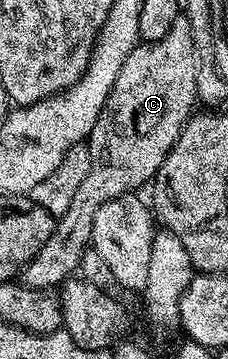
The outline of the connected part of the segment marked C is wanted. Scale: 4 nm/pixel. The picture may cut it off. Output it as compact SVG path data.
M179 16L171 24L170 31L161 39L142 41L131 52L131 56L123 60L123 68L99 112L99 120L95 120L95 128L89 133L87 139L93 161L91 172L87 172L87 180L83 180L83 185L75 191L71 208L67 208L67 212L56 219L53 234L47 240L47 244L39 248L37 255L21 271L19 275L21 285L30 286L36 290L52 291L78 273L81 257L85 255L86 250L90 249L93 240L95 212L99 212L99 208L107 204L107 200L115 200L124 194L140 191L139 188L144 182L145 185L152 183L157 177L163 160L167 160L171 148L184 132L185 123L194 113L193 105L198 105L198 102L195 40L191 36L191 24L188 18Z

